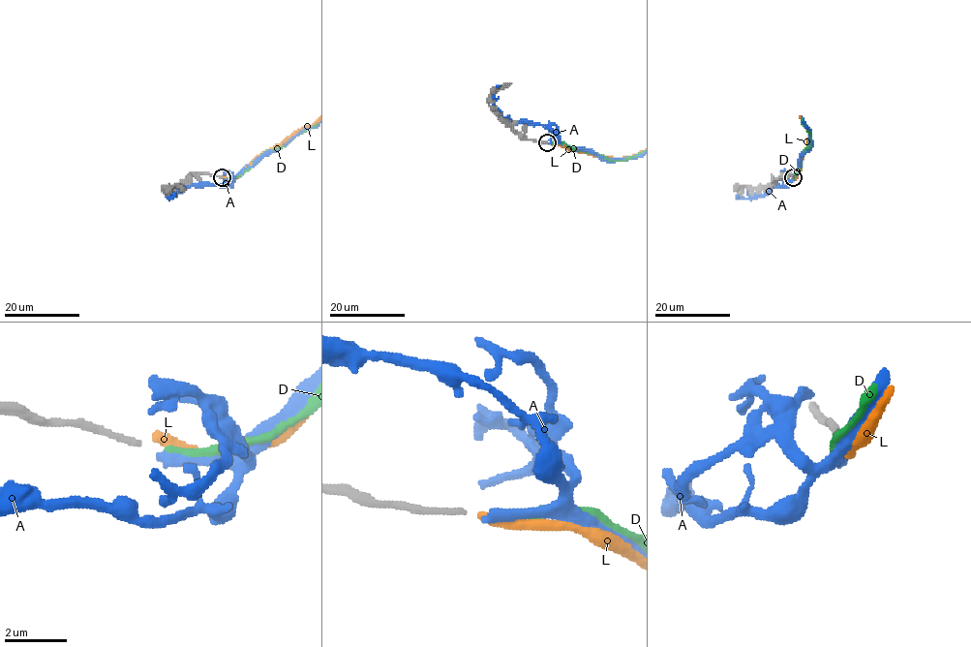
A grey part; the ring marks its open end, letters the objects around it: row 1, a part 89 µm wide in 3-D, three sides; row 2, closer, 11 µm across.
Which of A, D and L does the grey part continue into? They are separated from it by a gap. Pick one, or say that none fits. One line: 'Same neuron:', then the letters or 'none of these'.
Same neuron: D

